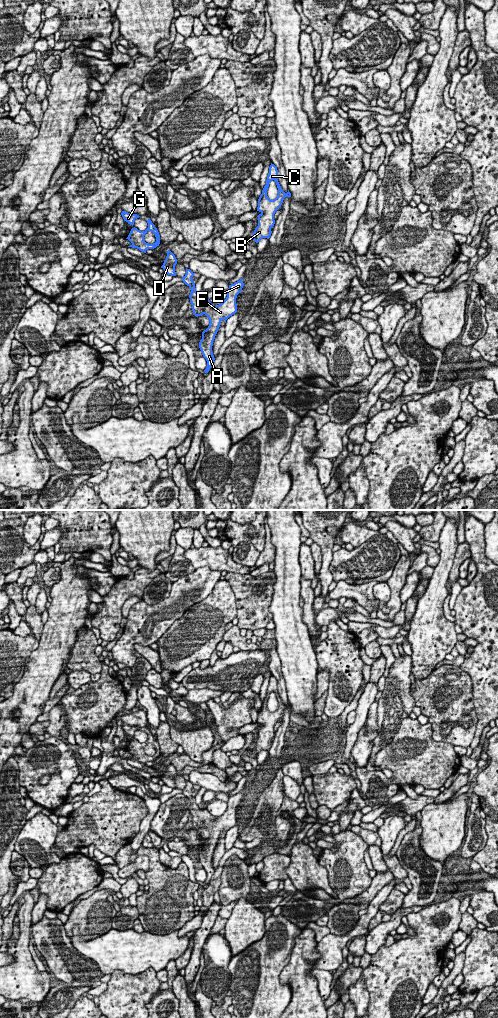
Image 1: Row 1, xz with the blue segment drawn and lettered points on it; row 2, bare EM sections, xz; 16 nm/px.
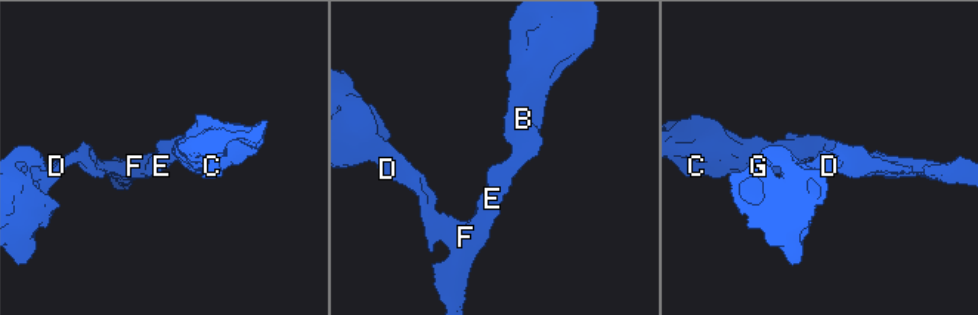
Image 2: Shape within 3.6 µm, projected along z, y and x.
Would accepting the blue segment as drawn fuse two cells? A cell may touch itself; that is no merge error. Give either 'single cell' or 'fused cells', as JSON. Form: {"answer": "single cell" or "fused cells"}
{"answer": "single cell"}

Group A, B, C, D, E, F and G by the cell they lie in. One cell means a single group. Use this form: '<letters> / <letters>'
A B C D E F G

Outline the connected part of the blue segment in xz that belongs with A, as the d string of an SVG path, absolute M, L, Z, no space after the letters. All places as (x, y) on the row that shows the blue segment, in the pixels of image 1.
M186 268L186 274L182 277L182 281L191 289L189 298L193 314L196 317L205 314L210 322L208 328L202 332L202 339L199 342L199 348L207 361L207 367L204 372L208 373L215 360L212 346L220 323L223 319L226 323L226 320L237 312L236 298L242 292L244 283L241 278L234 284L229 285L226 299L221 304L214 306L207 297L202 297L196 292L195 284L192 280L193 276L194 273Z

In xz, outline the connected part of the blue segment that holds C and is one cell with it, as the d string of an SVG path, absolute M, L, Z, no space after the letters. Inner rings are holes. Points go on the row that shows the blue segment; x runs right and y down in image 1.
M271 163L269 167L269 174L267 176L266 185L262 190L262 194L258 199L257 211L260 212L258 217L258 226L255 228L252 237L258 243L262 238L269 239L271 236L271 228L275 224L274 214L281 207L285 197L291 197L291 193L285 193L278 182L277 167ZM274 180L278 188L278 196L274 200L270 200L267 196L269 183Z

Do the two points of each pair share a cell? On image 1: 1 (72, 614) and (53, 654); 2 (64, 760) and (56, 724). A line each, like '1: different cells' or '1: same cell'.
1: same cell
2: different cells

